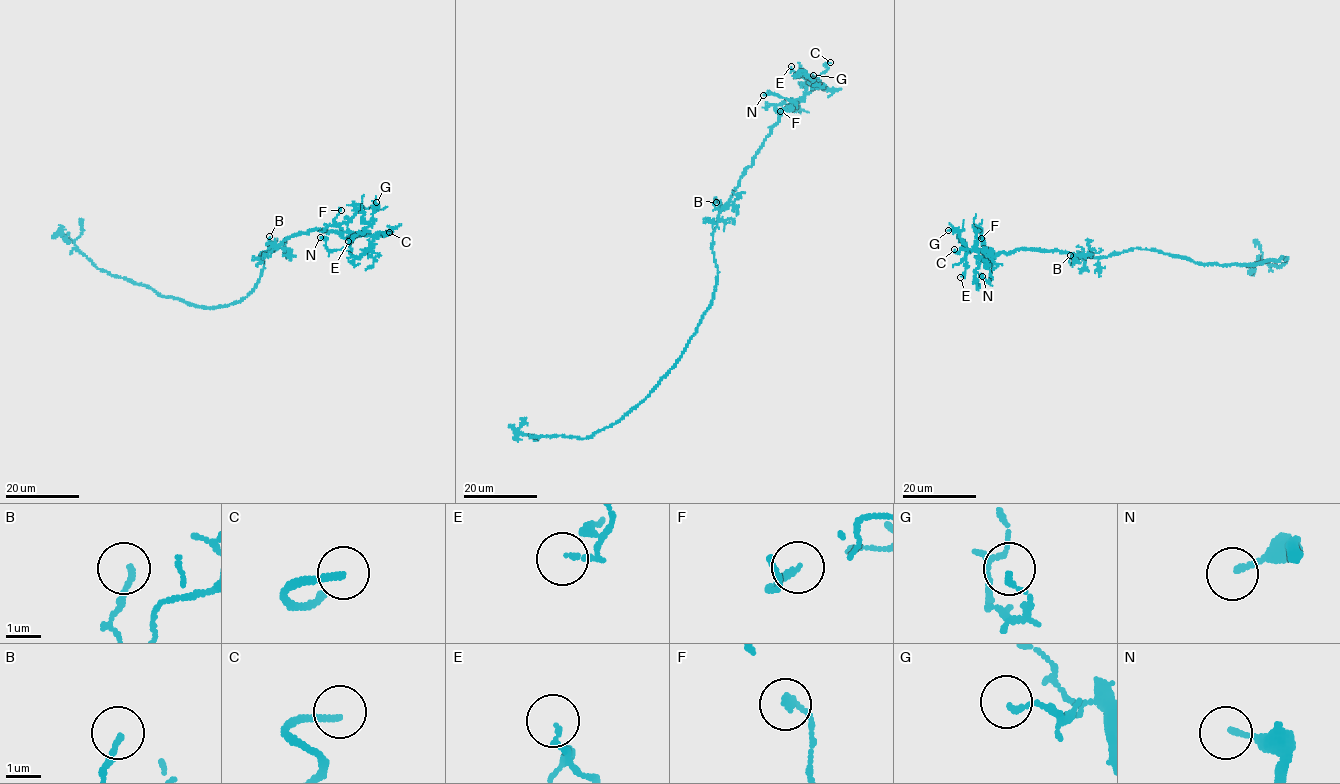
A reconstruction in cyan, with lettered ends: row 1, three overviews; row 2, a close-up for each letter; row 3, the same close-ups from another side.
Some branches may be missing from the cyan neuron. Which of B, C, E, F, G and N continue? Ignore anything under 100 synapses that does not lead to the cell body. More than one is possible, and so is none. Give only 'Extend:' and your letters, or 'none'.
Extend: C

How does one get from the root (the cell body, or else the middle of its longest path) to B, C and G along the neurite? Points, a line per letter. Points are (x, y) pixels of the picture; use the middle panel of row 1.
B: (714, 292), (718, 266), (712, 249), (712, 234), (721, 204), (715, 198), (716, 202)
C: (714, 292), (718, 266), (712, 234), (718, 212), (778, 118), (801, 101), (830, 62)
G: (714, 292), (718, 266), (712, 234), (718, 212), (778, 118), (804, 96), (813, 75)

